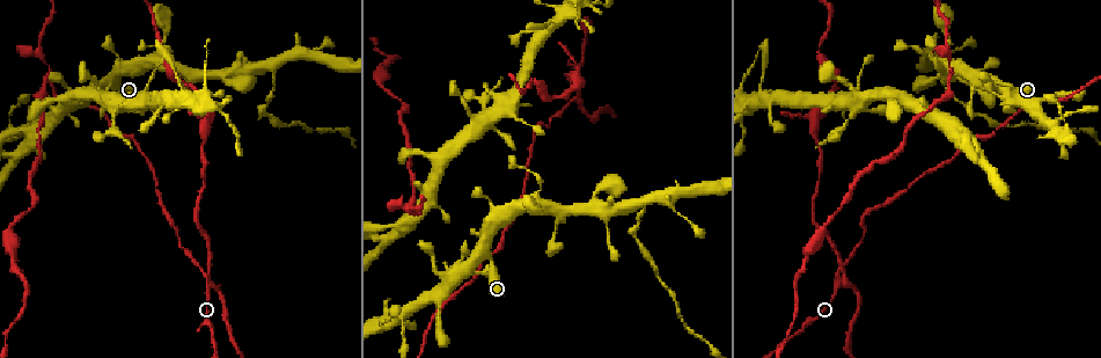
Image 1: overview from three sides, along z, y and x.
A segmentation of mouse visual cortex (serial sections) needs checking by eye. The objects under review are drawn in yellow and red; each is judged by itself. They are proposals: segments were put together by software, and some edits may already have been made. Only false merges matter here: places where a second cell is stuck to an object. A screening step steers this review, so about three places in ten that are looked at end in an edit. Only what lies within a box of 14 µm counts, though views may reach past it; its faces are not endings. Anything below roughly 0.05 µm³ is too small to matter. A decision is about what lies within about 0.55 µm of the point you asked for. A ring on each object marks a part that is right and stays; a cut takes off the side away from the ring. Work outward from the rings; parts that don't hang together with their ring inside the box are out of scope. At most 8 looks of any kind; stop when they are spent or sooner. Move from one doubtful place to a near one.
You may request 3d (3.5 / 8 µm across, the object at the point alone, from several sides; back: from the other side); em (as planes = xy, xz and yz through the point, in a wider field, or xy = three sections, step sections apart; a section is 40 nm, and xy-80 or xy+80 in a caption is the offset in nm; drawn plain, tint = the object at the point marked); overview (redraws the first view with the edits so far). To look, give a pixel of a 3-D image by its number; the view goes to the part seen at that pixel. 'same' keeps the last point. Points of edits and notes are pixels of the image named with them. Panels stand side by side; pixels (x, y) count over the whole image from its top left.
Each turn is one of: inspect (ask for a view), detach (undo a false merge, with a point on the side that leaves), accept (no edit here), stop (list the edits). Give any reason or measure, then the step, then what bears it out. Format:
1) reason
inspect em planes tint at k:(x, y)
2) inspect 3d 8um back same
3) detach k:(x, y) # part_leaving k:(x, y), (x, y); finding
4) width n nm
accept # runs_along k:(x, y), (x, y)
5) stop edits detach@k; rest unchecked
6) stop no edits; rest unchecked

four or more arms meet
inspect 3d 3.5um at 1:(484, 253)

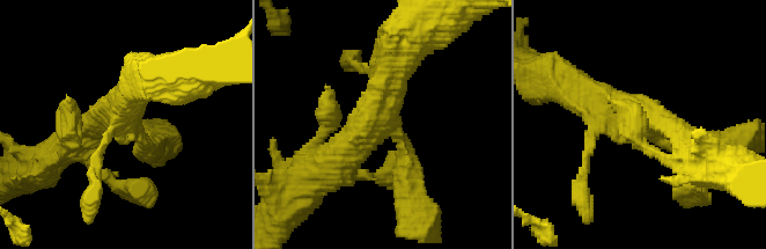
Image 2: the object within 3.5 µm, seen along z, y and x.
inspect em xy step 2 tint at 2:(130, 127)

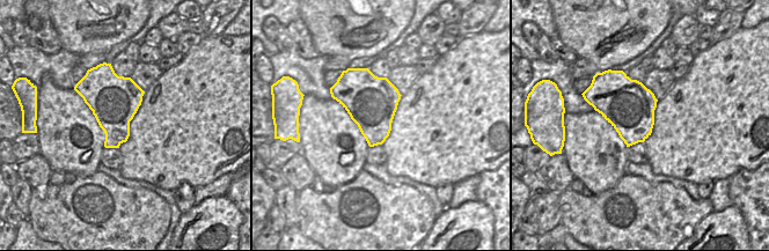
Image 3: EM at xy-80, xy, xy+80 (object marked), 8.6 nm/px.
cut it another way
inspect em xy step 1 tint same

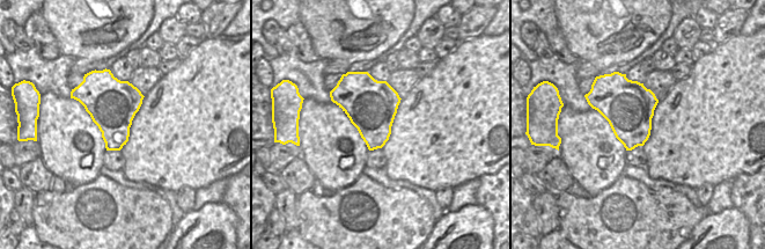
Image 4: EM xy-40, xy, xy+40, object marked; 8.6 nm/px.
accept # all the same cell

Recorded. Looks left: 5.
a narrow waist
inspect 3d 3.5um at 1:(539, 191)

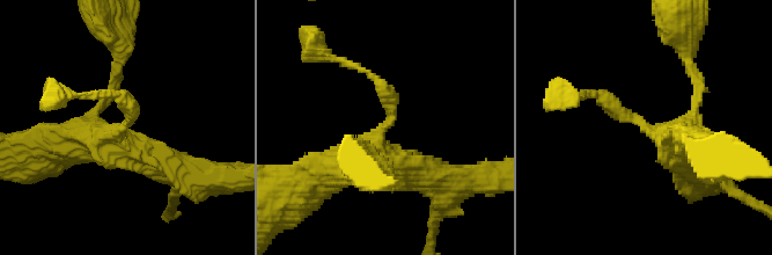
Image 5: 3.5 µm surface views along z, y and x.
arm_widths 150, 450 nm
inspect em xy step 3 plain at 5:(127, 122)

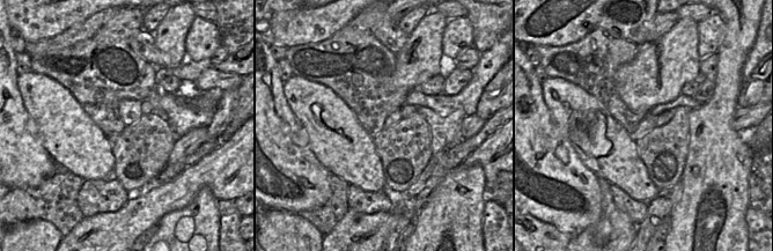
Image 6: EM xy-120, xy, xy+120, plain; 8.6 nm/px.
inspect em xy step 3 tint same

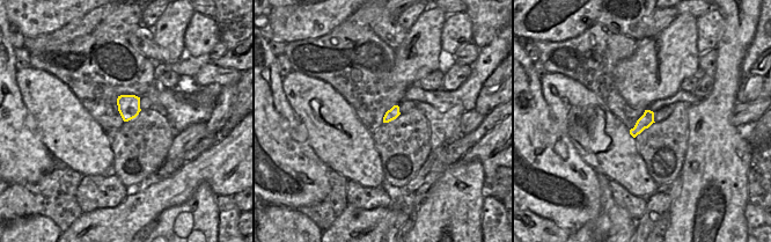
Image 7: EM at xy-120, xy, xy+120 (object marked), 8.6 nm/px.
accept # all the same cell

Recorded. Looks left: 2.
two arms in line, one across
inspect 3d 3.5um at 1:(270, 67)

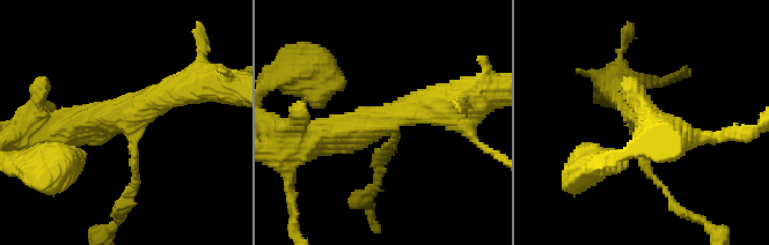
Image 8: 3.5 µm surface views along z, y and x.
arms 3; arm_widths 100, 400, 400 nm; need the tissue
inspect em xy step 3 tint at 8:(124, 120)

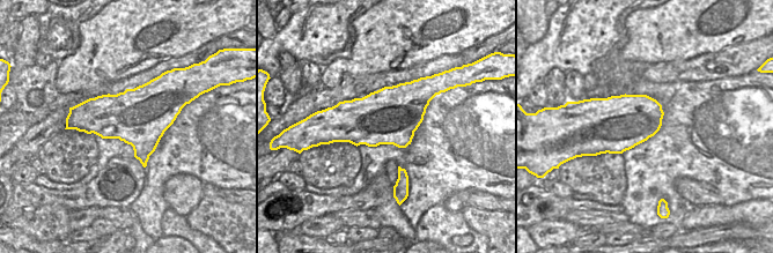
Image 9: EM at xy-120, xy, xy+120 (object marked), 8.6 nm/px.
detach 8:(132, 187) # two cells meet here

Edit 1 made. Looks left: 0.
stop edits detach@8; rest unchecked

